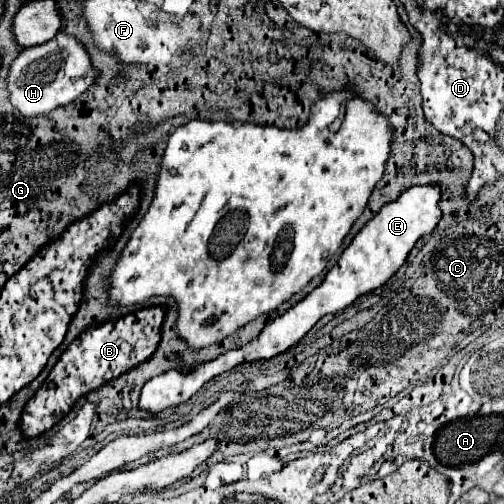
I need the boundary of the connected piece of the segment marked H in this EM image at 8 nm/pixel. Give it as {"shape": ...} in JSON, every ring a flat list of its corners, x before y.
{"shape":[[57,33,55,39,45,45,23,49,21,55,9,67,7,91,9,101,21,115,47,115,53,109,71,103,77,99,95,79,95,69,91,67,89,55,81,43,77,43,71,35]]}

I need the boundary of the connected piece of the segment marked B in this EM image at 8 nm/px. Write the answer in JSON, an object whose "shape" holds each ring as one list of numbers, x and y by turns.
{"shape":[[147,307,137,313,125,315,121,319,95,325,87,329,85,333,81,333,55,363,57,375,51,379,53,383,43,385,27,401,21,421,19,421,19,431,23,439,43,435,73,409,79,397,85,397,87,393,103,387,111,379,117,379,119,375,127,373,129,369,149,359,161,339,161,323,163,323,163,309]]}

